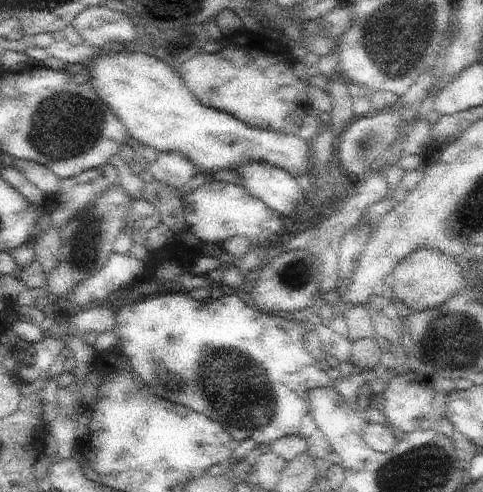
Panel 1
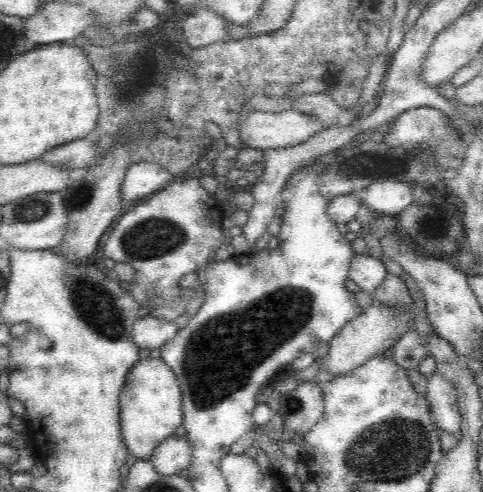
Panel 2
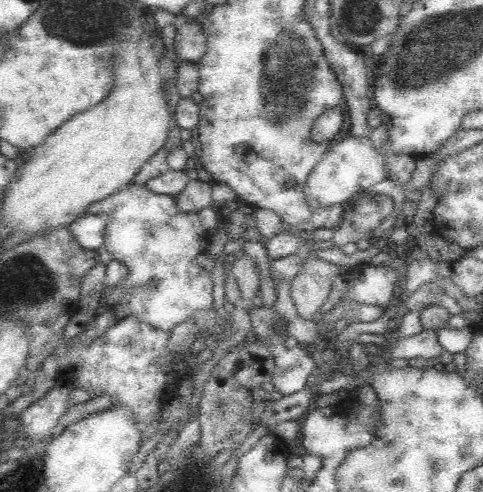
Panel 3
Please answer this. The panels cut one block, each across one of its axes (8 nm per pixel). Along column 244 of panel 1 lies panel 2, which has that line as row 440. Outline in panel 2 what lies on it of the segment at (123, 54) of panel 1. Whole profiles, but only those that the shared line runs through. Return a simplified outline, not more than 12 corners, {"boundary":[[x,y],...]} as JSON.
{"boundary":[[162,358],[140,360],[120,394],[130,460],[184,422],[182,388]]}

